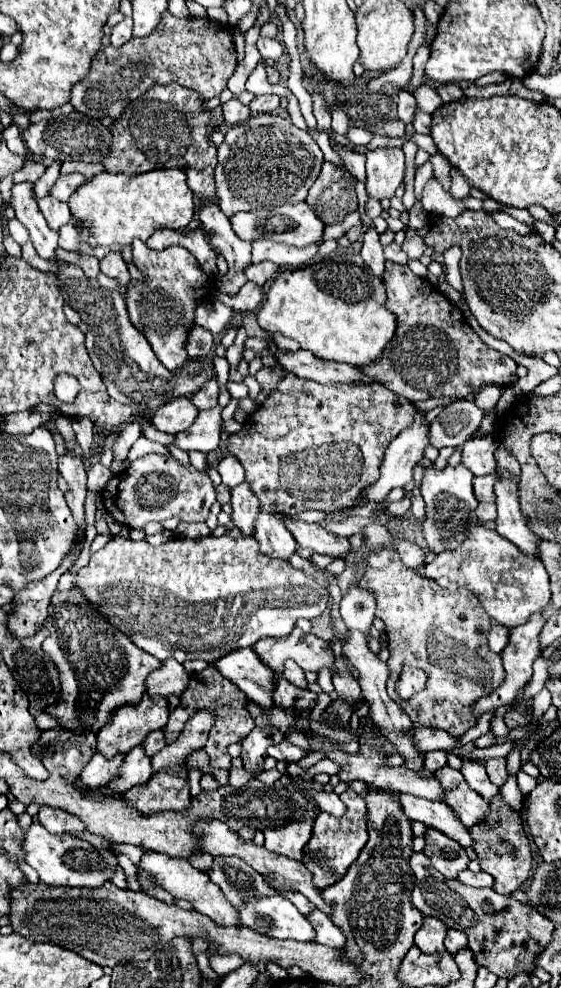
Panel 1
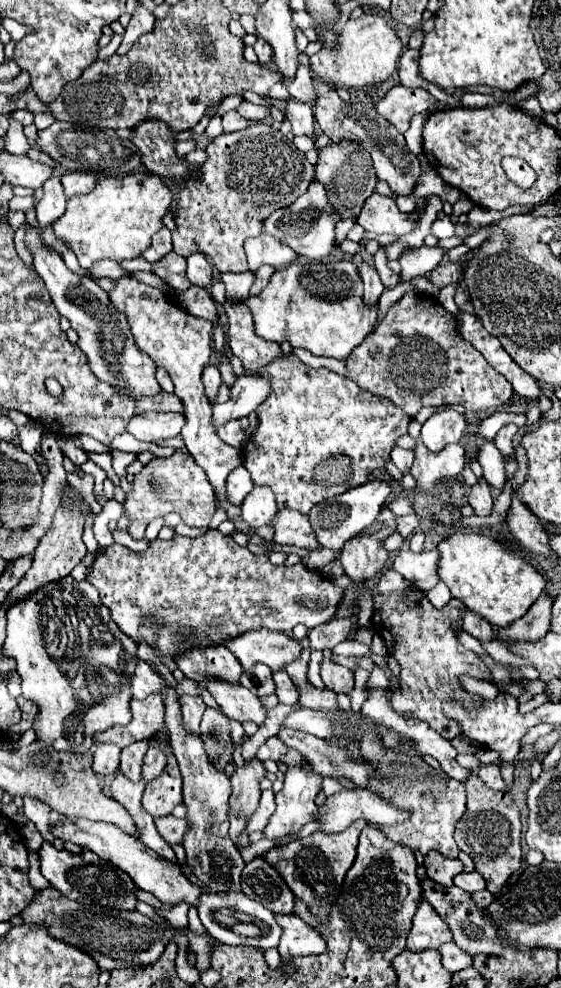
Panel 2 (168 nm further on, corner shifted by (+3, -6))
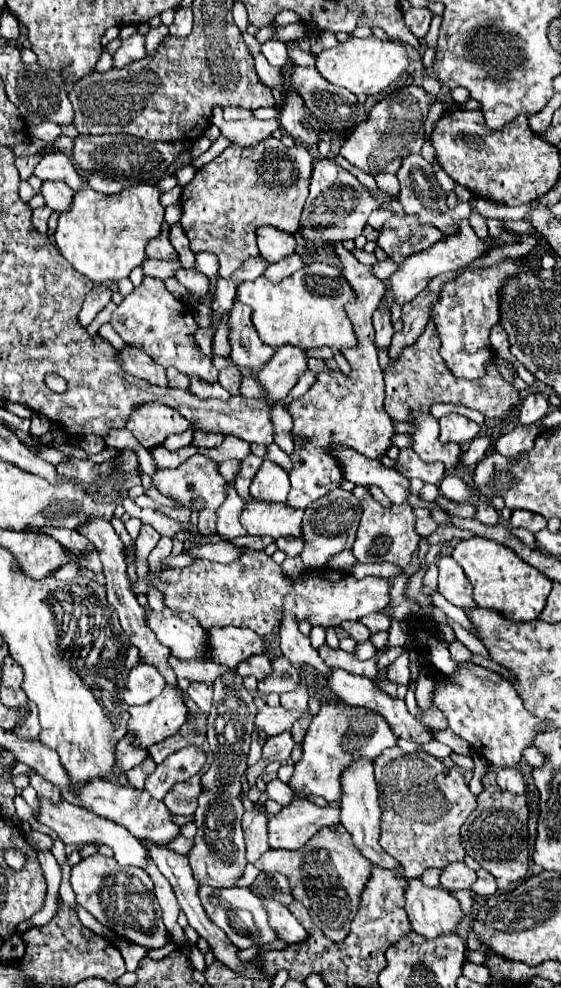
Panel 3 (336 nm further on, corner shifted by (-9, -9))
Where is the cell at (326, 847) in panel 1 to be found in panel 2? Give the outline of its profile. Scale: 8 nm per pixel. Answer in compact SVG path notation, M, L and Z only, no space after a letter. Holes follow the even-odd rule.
M355 821L351 827L347 827L347 831L339 833L339 835L323 835L321 831L317 831L309 837L289 843L289 845L269 849L267 853L263 853L263 859L279 871L279 875L289 885L293 895L307 905L309 913L315 915L315 919L319 923L327 923L331 907L341 893L345 873L349 871L349 867L355 861L359 833L365 827L367 827L367 823Z

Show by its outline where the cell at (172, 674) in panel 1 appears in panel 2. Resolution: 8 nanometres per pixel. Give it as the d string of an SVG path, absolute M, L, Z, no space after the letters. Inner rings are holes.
M139 661L137 669L133 673L133 679L131 679L133 699L145 699L151 693L159 693L161 687L163 687L161 677L157 673L153 673L153 669L145 661Z

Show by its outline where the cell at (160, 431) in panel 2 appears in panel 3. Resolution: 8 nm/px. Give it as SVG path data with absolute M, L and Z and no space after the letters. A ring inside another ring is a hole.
M149 402L139 406L127 422L127 430L133 432L137 442L151 450L161 444L169 434L183 434L191 424L177 410L163 406L159 402Z

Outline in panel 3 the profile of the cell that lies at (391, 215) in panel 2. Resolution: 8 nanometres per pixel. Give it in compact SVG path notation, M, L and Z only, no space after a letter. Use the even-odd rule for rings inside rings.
M393 214L383 224L377 244L391 260L403 262L413 252L421 252L439 242L439 238L443 238L443 232L435 230L435 226L427 226L409 214Z

